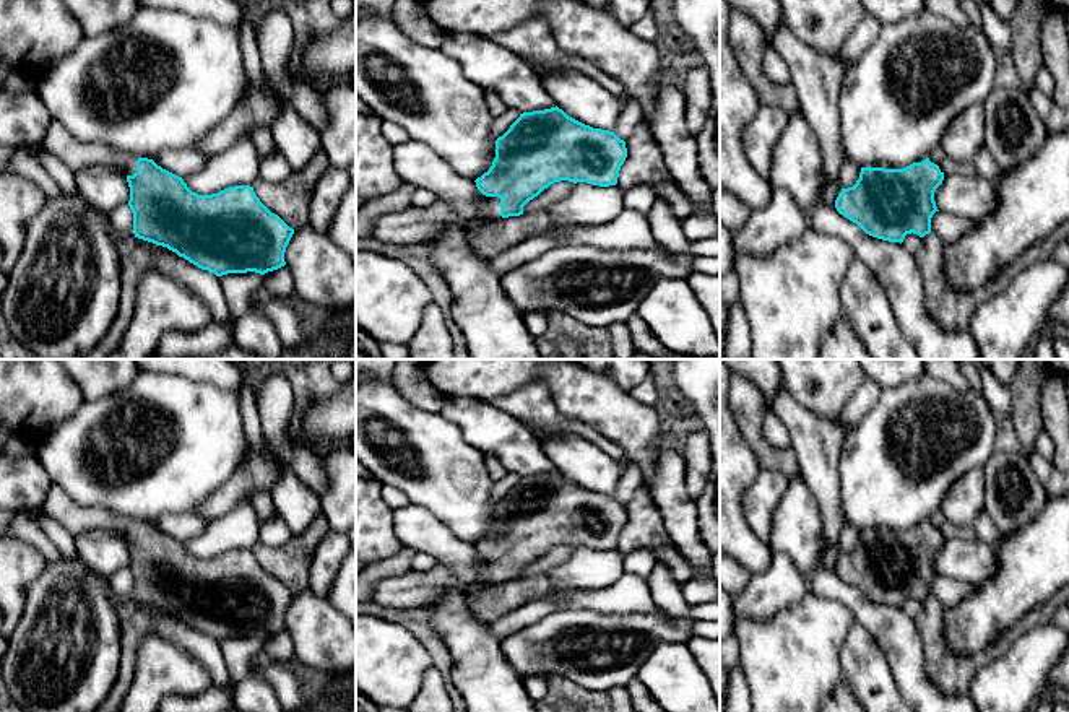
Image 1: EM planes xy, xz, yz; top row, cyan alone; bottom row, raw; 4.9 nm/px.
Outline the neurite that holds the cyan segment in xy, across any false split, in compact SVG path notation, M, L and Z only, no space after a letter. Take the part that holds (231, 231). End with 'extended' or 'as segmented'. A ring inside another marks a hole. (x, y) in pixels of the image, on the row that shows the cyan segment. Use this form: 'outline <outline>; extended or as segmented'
outline M52 120L39 146L62 159L73 174L93 164L122 172L130 187L128 206L133 213L135 237L167 247L201 270L216 276L247 271L265 275L286 265L284 252L294 229L271 213L250 185L198 195L182 177L162 169L153 159L102 143L80 141L57 120Z; extended

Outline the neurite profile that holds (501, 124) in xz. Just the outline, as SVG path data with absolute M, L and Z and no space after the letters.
M507 109L500 117L494 117L492 135L496 138L502 137L518 117L520 112L517 109Z

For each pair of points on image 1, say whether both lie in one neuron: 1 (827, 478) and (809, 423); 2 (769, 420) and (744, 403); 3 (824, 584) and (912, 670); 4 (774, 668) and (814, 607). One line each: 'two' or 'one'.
1: one
2: two
3: one
4: one

